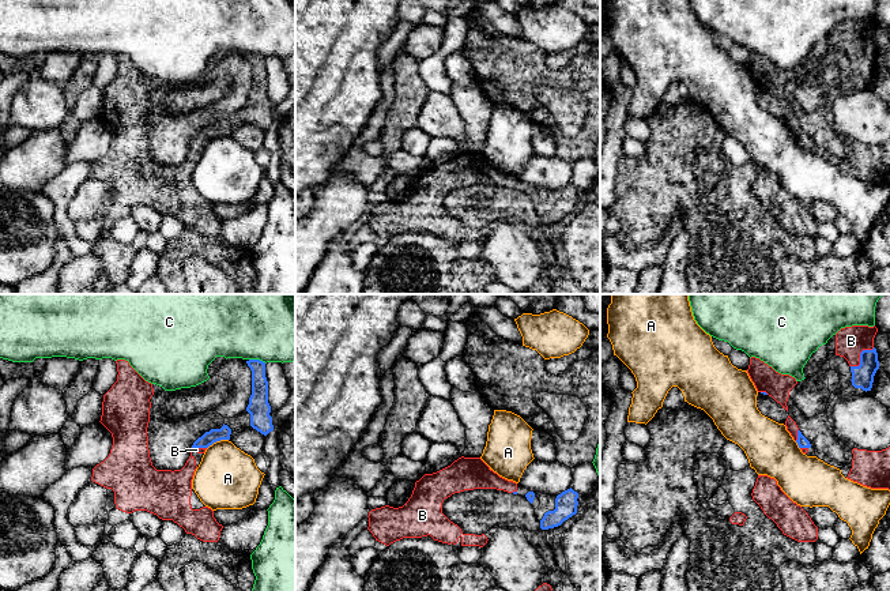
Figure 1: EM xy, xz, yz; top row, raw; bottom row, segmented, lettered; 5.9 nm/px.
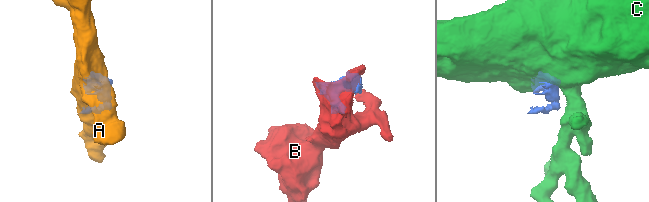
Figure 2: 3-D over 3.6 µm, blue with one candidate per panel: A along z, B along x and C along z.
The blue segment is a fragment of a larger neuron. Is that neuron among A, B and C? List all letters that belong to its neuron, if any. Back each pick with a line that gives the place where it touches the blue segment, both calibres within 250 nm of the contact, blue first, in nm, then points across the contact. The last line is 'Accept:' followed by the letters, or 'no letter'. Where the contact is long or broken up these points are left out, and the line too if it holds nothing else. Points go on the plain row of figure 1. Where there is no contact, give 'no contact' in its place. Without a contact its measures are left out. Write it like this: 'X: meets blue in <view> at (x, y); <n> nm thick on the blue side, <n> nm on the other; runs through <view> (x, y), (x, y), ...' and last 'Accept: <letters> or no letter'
B: meets blue in yz at (860, 51); 130 nm thick on the blue side, 180 nm on the other
Accept: B

